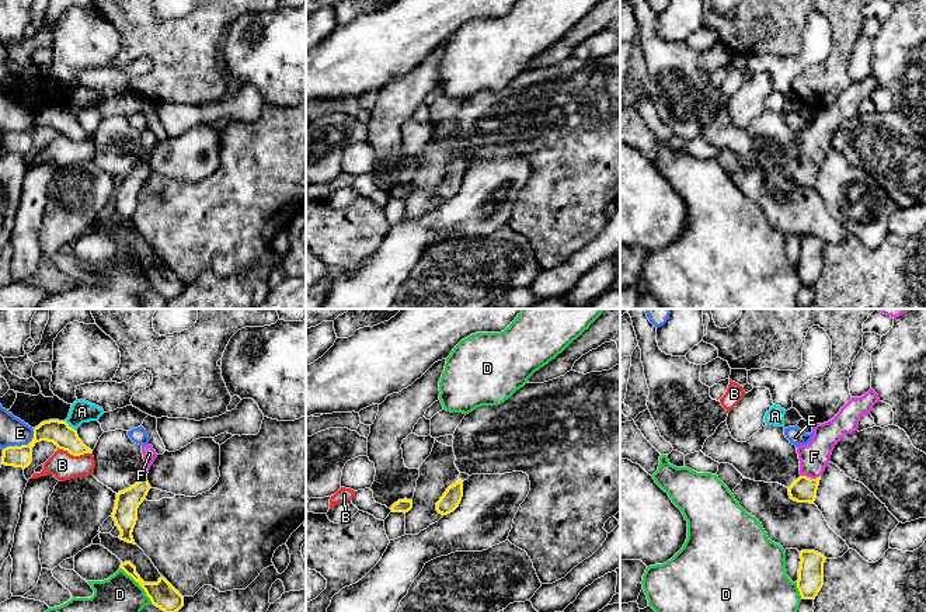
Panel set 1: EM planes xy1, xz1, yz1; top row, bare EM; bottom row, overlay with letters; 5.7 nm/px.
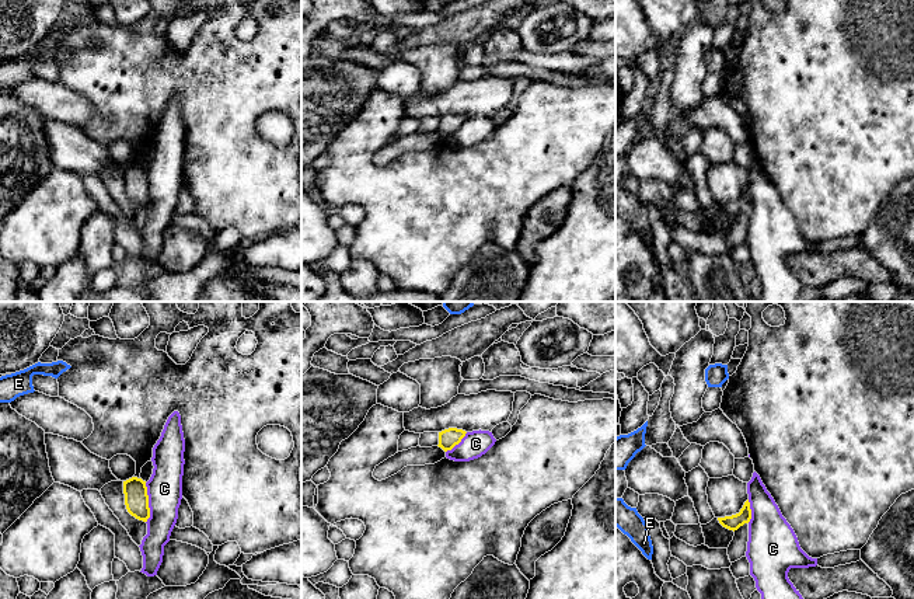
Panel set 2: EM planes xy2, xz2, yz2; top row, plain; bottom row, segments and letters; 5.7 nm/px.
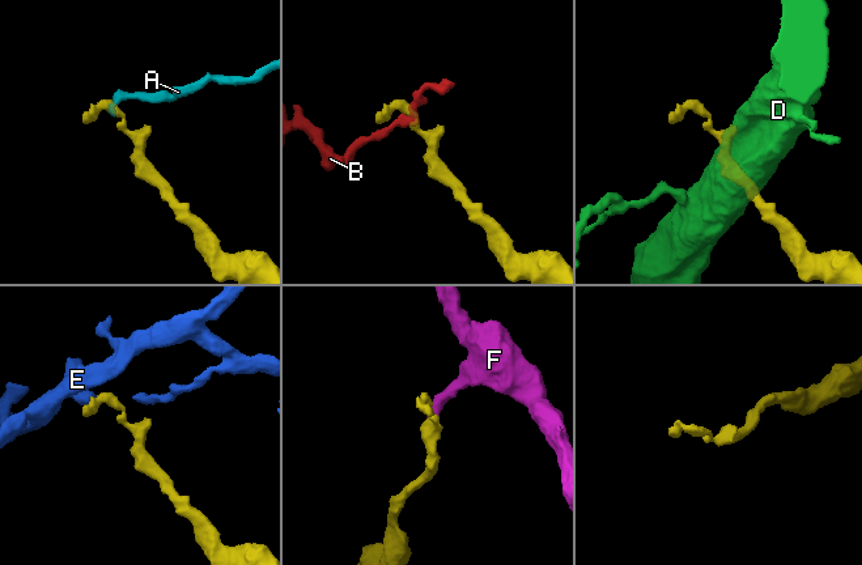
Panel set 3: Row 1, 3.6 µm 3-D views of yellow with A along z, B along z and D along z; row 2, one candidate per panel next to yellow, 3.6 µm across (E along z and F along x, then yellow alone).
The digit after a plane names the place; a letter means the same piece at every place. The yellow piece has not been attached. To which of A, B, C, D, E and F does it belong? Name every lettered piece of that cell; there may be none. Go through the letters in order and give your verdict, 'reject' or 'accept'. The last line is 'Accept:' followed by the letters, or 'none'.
A: reject
B: reject
C: reject
D: reject
E: reject
F: accept
Accept: F

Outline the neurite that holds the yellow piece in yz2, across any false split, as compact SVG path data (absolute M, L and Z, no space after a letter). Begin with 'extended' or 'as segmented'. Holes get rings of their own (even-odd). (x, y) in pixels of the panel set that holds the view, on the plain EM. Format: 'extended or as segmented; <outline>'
as segmented; M749 185L744 188L739 199L732 201L732 202L718 203L719 209L723 213L733 216L733 217L737 216L744 209L749 209L750 205L751 205L751 195L750 195Z

